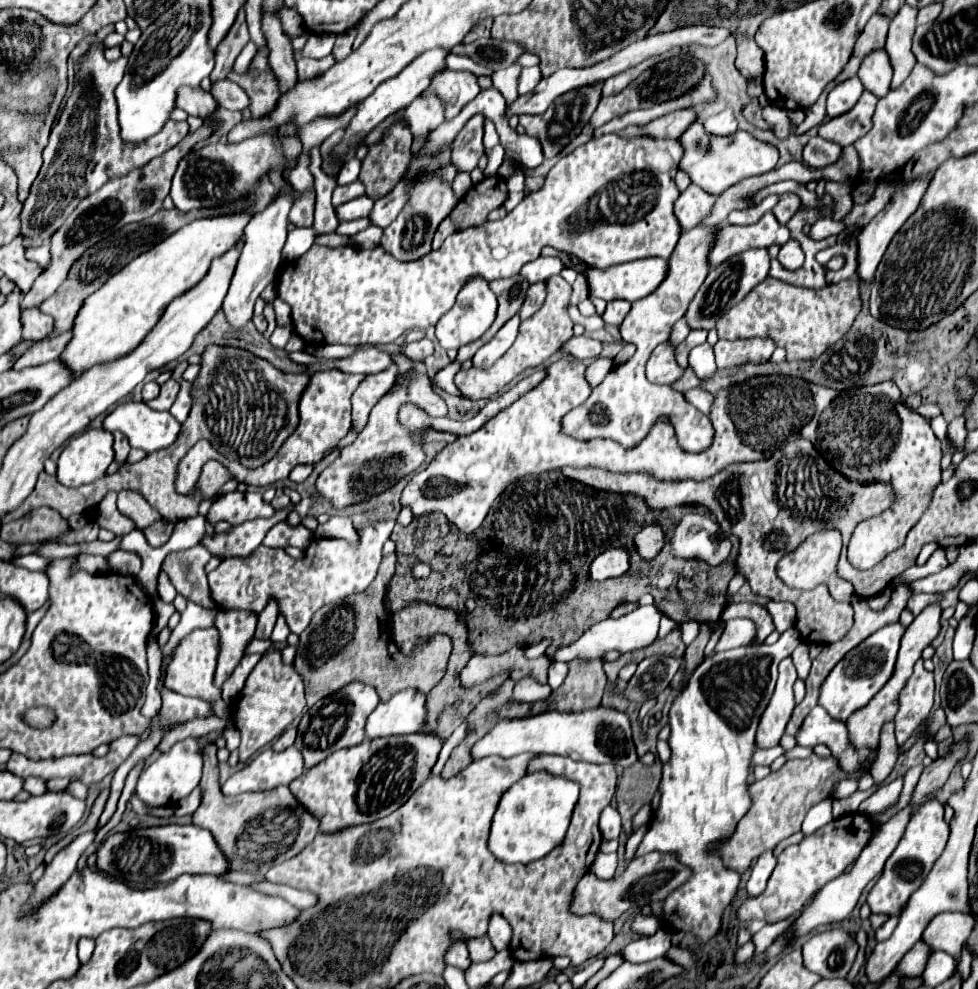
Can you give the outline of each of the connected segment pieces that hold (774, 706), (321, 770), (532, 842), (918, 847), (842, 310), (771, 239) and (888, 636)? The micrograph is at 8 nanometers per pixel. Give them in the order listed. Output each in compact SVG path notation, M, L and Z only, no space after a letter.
M784 658L780 662L780 676L776 682L774 696L760 718L760 726L756 732L758 748L778 746L780 738L784 736L784 728L794 710L794 692L792 692L794 682L796 682L796 668L792 664L792 658Z
M416 732L416 734L404 734L404 736L384 736L376 740L364 740L360 742L360 746L334 752L332 756L328 756L328 760L322 760L312 770L306 770L302 776L292 780L290 790L312 814L320 818L320 832L338 832L340 828L346 828L352 824L368 824L398 810L418 790L418 786L430 776L430 770L436 764L442 742L444 740L432 732Z
M544 770L526 774L502 796L498 804L490 830L490 842L488 842L490 852L498 860L508 864L516 862L524 864L544 858L548 852L552 852L556 846L562 844L578 796L580 796L580 784L568 780L566 776L554 776Z
M928 800L910 818L902 840L898 842L892 856L886 860L884 872L878 878L878 882L872 886L866 900L873 914L890 914L890 920L884 922L875 931L877 942L888 940L888 936L894 932L896 920L898 920L900 912L904 910L904 904L908 902L908 896L922 884L922 880L930 872L932 864L940 858L940 852L944 850L944 846L948 842L948 832L950 832L950 826L942 818L942 804L938 800Z
M768 276L764 282L752 288L752 292L748 292L740 304L732 306L724 316L720 316L716 330L724 340L752 336L776 340L776 346L786 350L786 359L789 361L814 360L834 342L844 338L860 308L862 300L856 278L828 284L820 290L808 290Z
M766 212L756 224L750 226L724 224L718 228L720 232L710 256L712 266L722 264L746 248L768 248L772 244L786 244L790 240L790 230L782 226L772 212Z
M892 624L876 630L872 636L868 636L864 642L860 642L856 648L852 648L830 672L830 678L820 688L818 704L834 719L848 720L848 716L860 708L864 708L878 692L880 688L890 680L900 648L900 638L906 632L902 624Z

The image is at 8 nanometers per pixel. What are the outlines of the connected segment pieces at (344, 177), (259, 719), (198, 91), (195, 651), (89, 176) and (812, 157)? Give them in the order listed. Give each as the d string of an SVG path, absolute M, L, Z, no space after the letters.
M350 158L342 170L340 170L340 176L338 176L338 184L352 184L358 180L358 174L360 174L360 160L358 158Z
M280 650L264 654L262 660L252 670L252 674L248 676L232 710L232 720L236 728L242 730L242 744L238 748L240 762L246 762L254 752L258 752L262 746L266 746L276 736L280 736L280 732L284 732L286 726L292 724L292 720L304 708L306 708L306 698L304 698L302 676L296 672L292 664L282 662Z
M190 86L178 88L176 106L182 108L190 116L200 116L202 120L208 118L218 108L210 92L204 92L202 88L190 88Z
M212 628L194 630L188 636L184 636L172 656L172 662L166 670L166 688L174 692L182 692L186 696L202 698L212 704L216 716L228 716L228 704L220 698L220 688L212 686L212 674L216 668L216 656L218 656L218 634Z
M94 42L88 48L86 58L74 60L74 90L72 90L70 98L64 102L64 108L58 116L58 122L54 124L54 128L50 132L50 142L44 148L44 164L40 168L40 172L38 172L38 176L30 188L30 194L22 206L22 212L20 212L20 222L22 222L20 236L24 238L24 244L22 244L24 250L28 250L32 246L40 246L44 240L54 236L54 232L64 224L64 220L74 212L78 202L84 200L86 196L90 196L92 192L96 192L110 178L124 176L132 168L140 168L144 164L148 164L148 160L152 160L152 158L160 156L162 152L166 152L168 148L176 146L188 134L188 122L168 120L164 124L164 128L158 134L150 136L148 140L142 140L142 142L124 142L122 140L118 116L116 116L114 90L124 76L126 62L128 62L126 58L118 58L116 62L108 62L104 58L104 44L102 42Z
M812 138L804 148L804 162L810 168L826 168L834 162L838 162L842 156L842 148L838 144L832 144L824 138Z

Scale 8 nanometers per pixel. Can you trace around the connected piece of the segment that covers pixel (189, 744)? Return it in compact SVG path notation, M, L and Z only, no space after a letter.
M216 734L204 736L204 738L188 738L186 742L178 742L168 754L162 754L156 758L148 768L142 770L136 786L136 796L146 804L146 806L166 806L170 802L178 802L180 798L188 796L200 782L202 778L202 756L200 756L200 746L202 742L214 742Z

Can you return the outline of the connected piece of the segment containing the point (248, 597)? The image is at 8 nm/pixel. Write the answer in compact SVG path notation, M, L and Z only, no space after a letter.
M376 520L360 528L358 544L350 544L344 538L314 538L300 560L290 558L280 548L266 546L256 548L256 552L246 558L224 558L220 566L208 574L210 590L214 590L218 608L242 608L254 614L260 614L268 600L274 598L280 606L278 614L284 616L290 630L300 636L318 608L344 600L344 596L362 592L372 584L382 560L382 546L390 538L394 524L394 520Z

